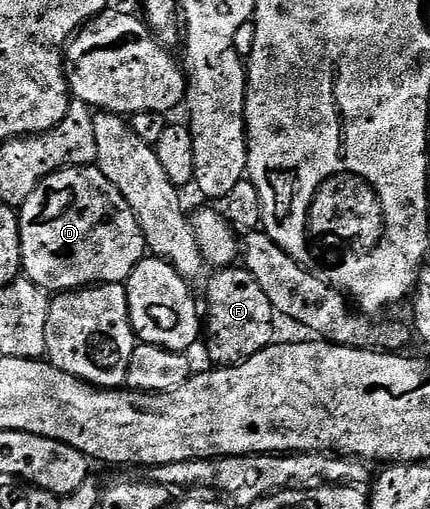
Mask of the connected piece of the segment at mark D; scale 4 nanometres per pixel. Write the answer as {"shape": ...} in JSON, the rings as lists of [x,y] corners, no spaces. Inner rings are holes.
{"shape":[[[96,165],[69,166],[47,175],[19,208],[22,273],[52,293],[101,282],[126,283],[146,253],[145,236],[126,198]]]}

